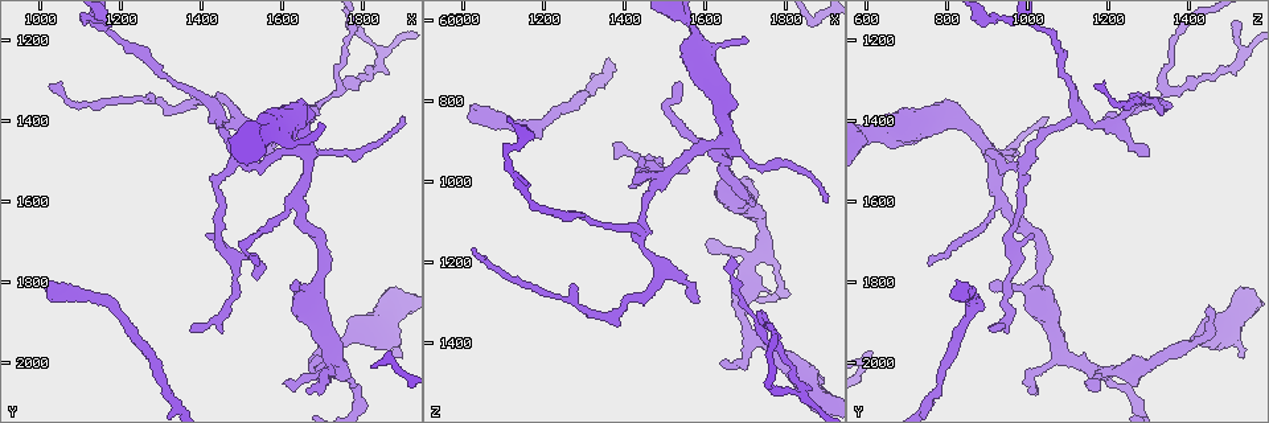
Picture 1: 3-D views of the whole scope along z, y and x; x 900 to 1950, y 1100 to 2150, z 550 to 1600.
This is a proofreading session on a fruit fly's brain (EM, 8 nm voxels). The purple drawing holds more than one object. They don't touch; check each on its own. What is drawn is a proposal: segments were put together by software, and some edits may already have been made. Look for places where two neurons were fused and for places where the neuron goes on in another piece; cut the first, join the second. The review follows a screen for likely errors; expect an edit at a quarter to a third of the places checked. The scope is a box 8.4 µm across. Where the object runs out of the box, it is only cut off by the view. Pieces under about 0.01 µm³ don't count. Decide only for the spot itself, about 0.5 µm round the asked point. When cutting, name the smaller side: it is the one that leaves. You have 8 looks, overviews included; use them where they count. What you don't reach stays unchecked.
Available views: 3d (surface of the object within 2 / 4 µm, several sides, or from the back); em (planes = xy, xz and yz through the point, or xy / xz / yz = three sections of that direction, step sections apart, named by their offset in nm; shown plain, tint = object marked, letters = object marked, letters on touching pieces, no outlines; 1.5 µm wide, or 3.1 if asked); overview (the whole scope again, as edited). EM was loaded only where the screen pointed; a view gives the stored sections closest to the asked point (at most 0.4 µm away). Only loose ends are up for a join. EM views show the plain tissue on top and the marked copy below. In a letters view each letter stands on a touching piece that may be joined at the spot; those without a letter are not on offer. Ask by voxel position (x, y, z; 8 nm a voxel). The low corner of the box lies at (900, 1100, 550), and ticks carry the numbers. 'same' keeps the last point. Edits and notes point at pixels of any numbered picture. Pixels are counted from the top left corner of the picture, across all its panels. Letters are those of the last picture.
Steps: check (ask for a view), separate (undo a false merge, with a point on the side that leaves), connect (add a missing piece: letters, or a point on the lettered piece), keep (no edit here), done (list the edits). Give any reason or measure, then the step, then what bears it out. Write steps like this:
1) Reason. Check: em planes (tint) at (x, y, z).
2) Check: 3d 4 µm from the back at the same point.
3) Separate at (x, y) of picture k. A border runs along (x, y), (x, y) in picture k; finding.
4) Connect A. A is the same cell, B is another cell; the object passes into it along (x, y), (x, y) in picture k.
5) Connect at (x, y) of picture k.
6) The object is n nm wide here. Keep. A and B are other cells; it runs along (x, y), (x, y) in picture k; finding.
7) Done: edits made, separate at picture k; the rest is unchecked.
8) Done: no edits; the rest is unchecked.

Check: em planes (letters) at (1690, 1410, 655).

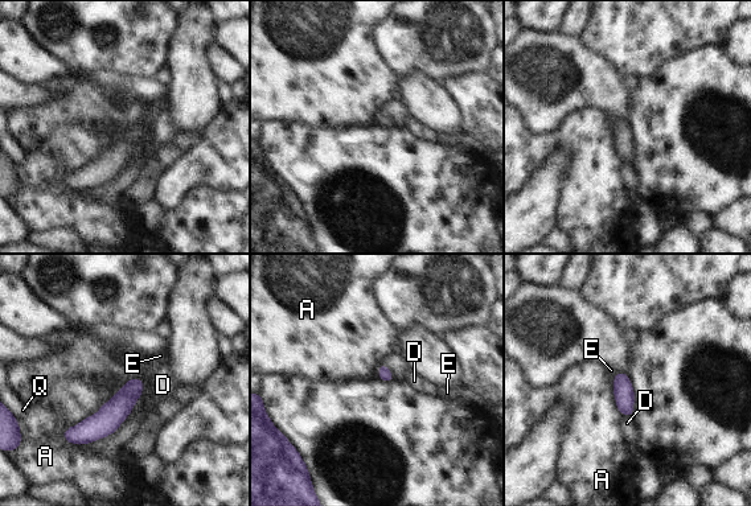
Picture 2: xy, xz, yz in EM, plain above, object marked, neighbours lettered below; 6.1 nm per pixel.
Connect E. E is the same cell, A, D and Q are other cells; the object passes into it along (385, 374), (390, 371), (395, 363) in picture 2; the neuron continues.

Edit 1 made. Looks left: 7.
Redraw. Check: overview.

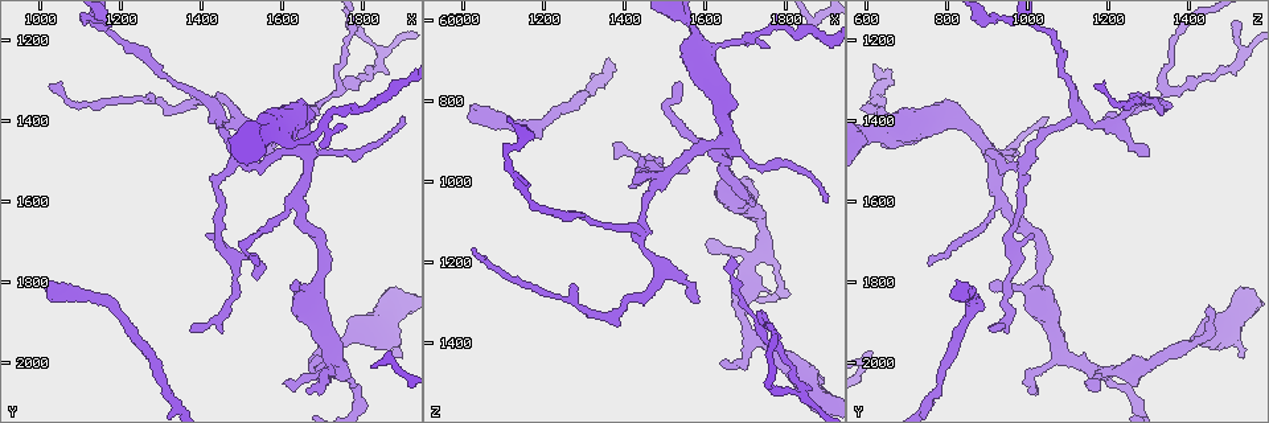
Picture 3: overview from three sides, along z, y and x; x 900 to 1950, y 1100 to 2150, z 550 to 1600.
Branch point. Check: 3d 4 µm at (1485, 1500, 995).

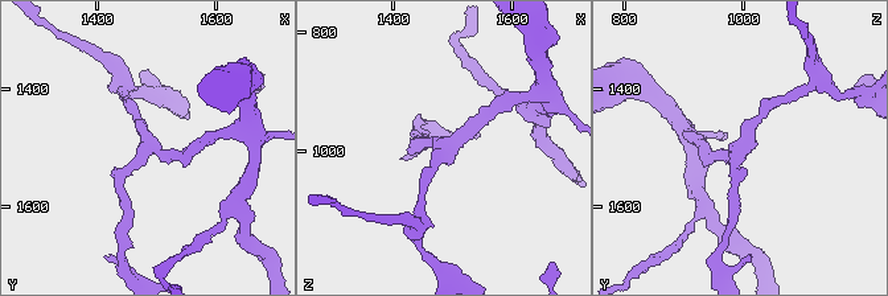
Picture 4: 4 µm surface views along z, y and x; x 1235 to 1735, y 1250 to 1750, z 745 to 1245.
3 arms meet here. Check: em planes (letters) at (1485, 1500, 1000).

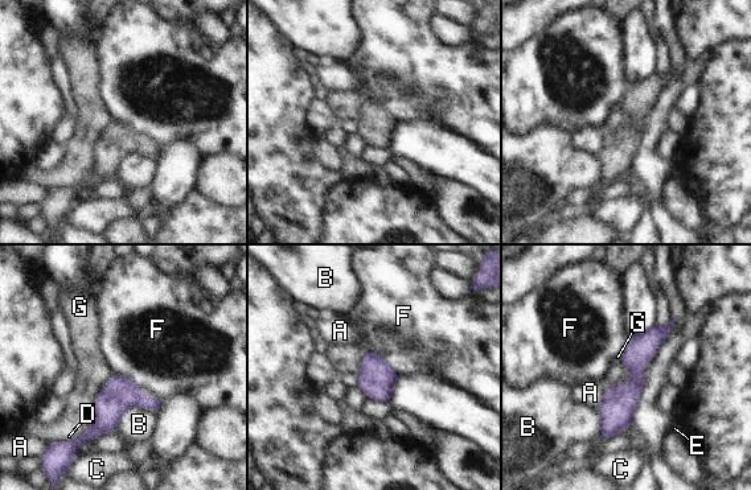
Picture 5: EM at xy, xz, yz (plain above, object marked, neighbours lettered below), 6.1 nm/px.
Keep. A, B, C, D, E, F and G are other cells; one neuron here.

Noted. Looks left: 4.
Four-way junction. Check: em planes (letters) at (1740, 2025, 1170).

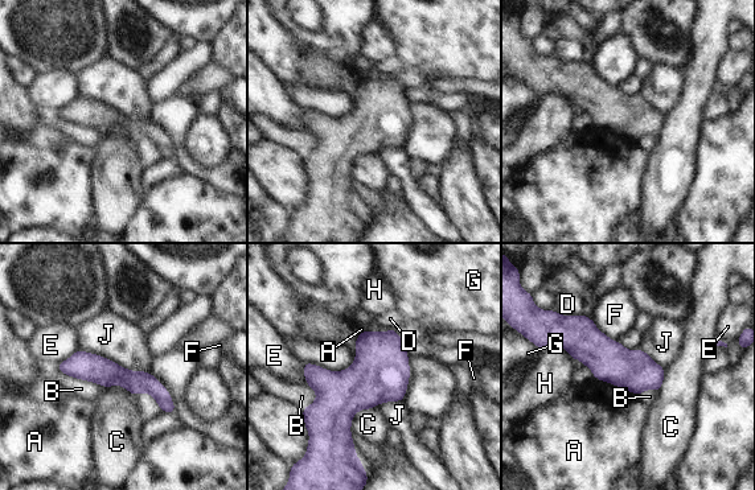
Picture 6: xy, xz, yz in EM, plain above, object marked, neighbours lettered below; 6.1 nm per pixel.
The object is 260 nm wide here. Keep. A, B, C, D, E, F, G, H and J are other cells; it runs along (61, 367), (146, 382), (171, 408) in picture 6; one neuron here.

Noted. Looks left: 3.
Done: edits made, connect at picture 2; the rest is unchecked.

